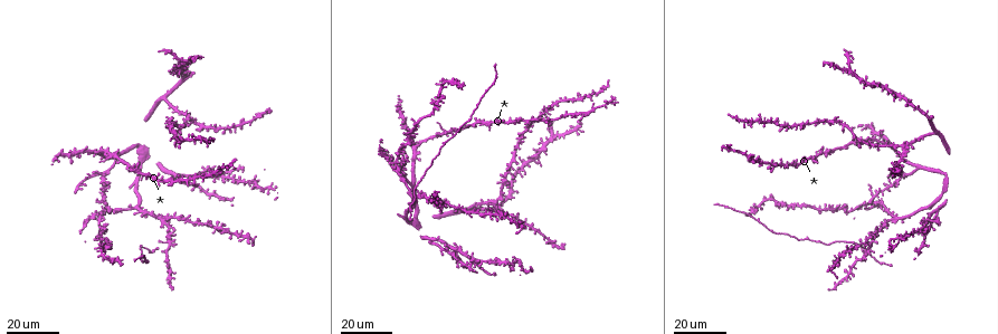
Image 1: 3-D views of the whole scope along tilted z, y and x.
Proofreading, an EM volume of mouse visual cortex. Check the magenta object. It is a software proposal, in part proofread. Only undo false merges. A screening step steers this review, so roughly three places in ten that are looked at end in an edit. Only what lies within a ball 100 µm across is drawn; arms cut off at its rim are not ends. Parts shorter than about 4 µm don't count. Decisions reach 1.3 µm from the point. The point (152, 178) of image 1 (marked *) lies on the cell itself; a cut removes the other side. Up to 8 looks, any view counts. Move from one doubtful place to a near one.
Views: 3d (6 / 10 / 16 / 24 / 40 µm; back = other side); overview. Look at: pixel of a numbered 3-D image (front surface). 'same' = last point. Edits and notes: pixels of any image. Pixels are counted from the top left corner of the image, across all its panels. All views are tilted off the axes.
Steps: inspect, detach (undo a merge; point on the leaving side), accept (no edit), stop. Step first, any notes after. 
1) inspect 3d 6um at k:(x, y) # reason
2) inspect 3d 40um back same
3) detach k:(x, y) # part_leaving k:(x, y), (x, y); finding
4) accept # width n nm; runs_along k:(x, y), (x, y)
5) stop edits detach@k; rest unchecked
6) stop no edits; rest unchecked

inspect 3d 24um at 1:(160, 218) # four or more arms meet

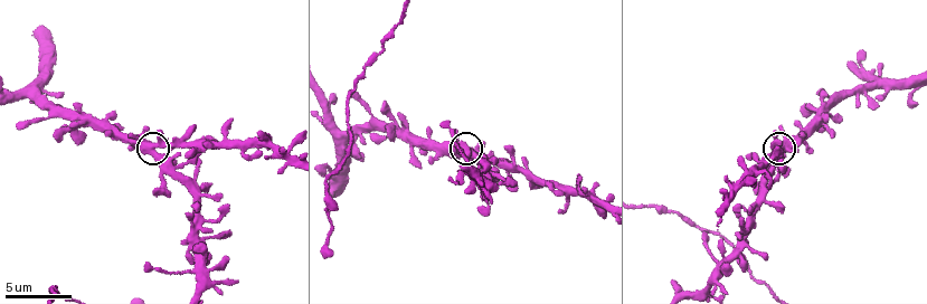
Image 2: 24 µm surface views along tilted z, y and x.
inspect 3d 6um at 2:(155, 145)

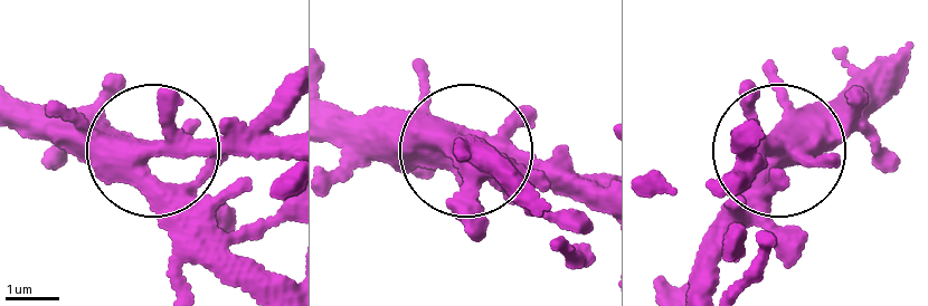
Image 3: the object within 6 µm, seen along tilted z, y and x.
accept # width 410 nm; runs_along 3:(15, 96), (142, 143), (284, 163); all the same cell

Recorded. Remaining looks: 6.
inspect 3d 24um at 1:(106, 205)

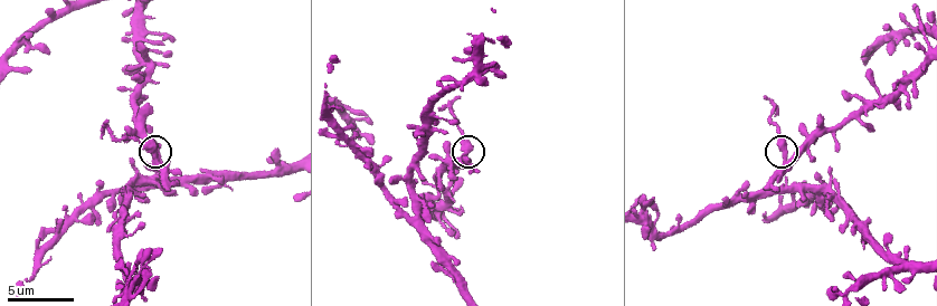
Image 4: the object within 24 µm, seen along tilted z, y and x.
inspect 3d 6um at 4:(460, 160)

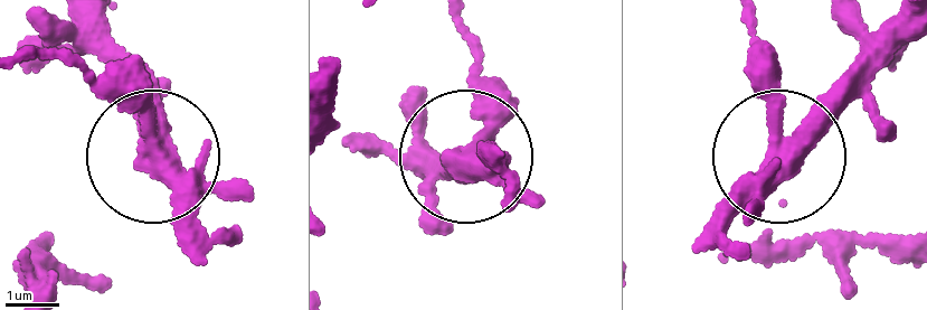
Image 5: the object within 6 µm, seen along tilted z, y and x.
detach 5:(132, 80) # part_leaving 5:(155, 139), (138, 107), (65, 65), (26, 62); a second cell is stuck on

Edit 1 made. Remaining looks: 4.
inspect 3d 10um at 2:(197, 271)

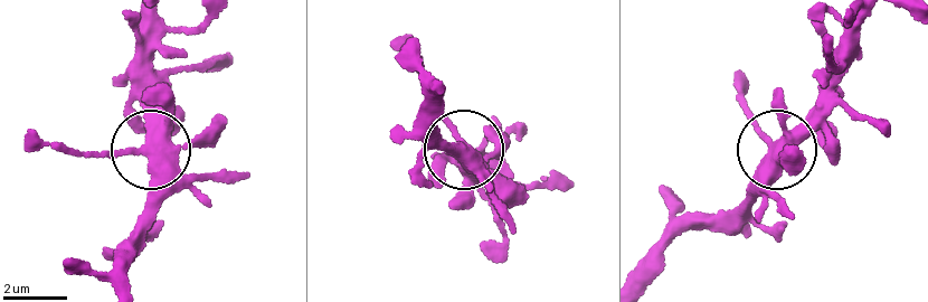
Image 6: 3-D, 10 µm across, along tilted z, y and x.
accept # arms 4; runs_along 6:(144, 15), (150, 181), (139, 246); all the same cell

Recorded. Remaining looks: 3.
inspect 3d 24um at 1:(444, 132)

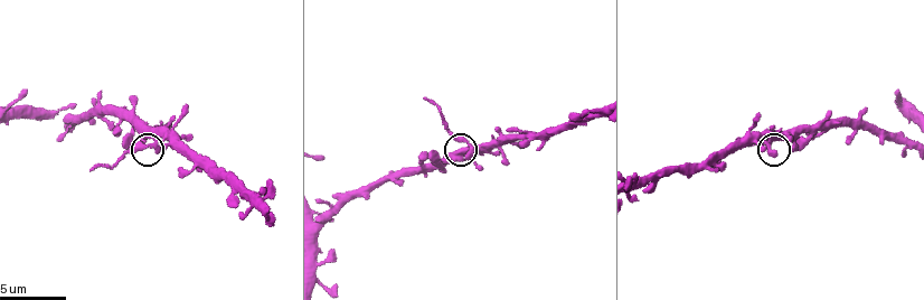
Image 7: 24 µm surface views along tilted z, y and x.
inspect 3d 6um at 7:(153, 139)

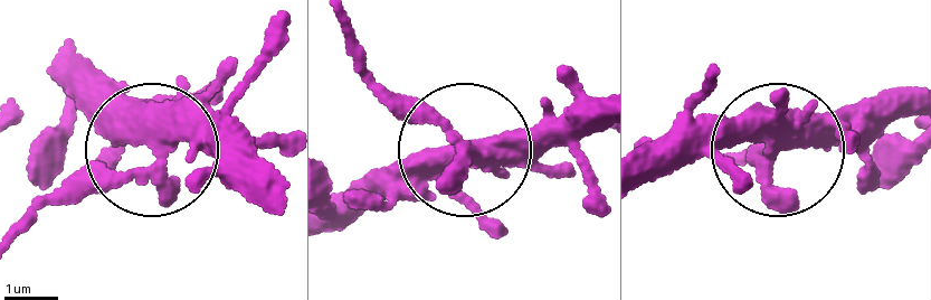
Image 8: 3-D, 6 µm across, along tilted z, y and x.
inspect 3d 6um back at 8:(784, 140) # from behind

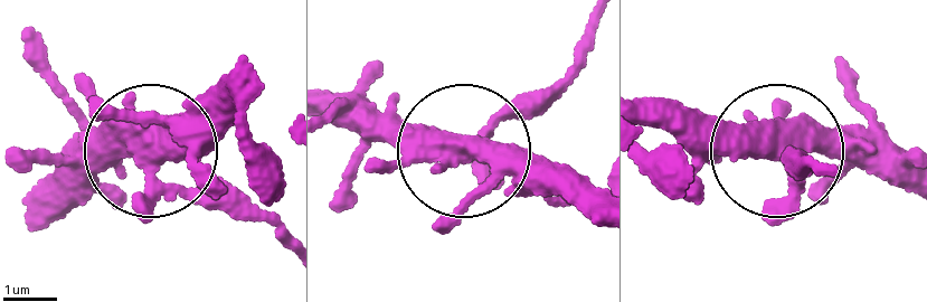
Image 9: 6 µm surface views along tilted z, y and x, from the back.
detach 9:(251, 206) # arms 4; part_leaving 9:(180, 195), (223, 200), (284, 243); a second cell is stuck on

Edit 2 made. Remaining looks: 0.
stop edits detach@5, detach@9; rest unchecked

